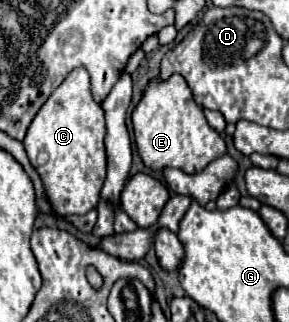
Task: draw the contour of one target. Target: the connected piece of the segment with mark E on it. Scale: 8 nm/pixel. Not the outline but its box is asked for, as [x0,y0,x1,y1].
[131,74,225,174]

